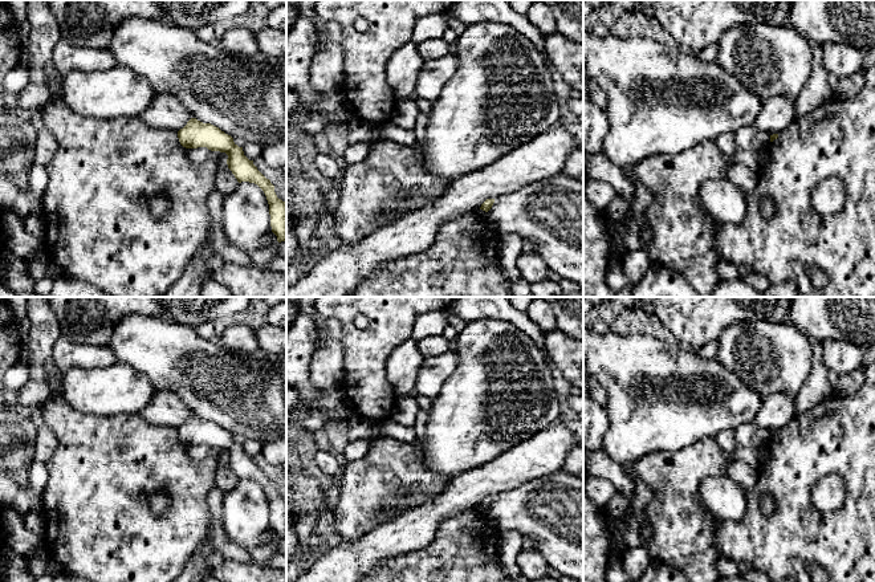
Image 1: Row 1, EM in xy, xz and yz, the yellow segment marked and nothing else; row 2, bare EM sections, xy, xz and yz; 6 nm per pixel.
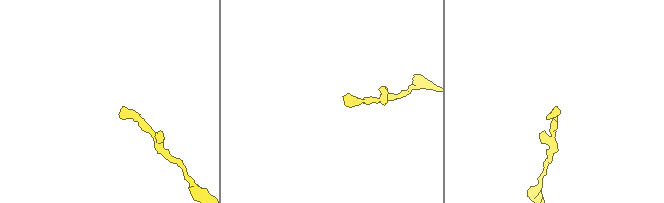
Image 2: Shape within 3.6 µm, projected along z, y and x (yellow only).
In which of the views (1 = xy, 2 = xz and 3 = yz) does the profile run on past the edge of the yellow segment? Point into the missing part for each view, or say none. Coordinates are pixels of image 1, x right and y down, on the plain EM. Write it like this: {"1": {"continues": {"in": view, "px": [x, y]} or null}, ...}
{"1": {"continues": null}, "2": {"continues": null}, "3": {"continues": null}}

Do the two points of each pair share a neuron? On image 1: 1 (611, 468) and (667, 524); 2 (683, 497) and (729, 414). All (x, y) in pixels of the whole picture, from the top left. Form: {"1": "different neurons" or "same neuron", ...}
{"1": "different neurons", "2": "different neurons"}

